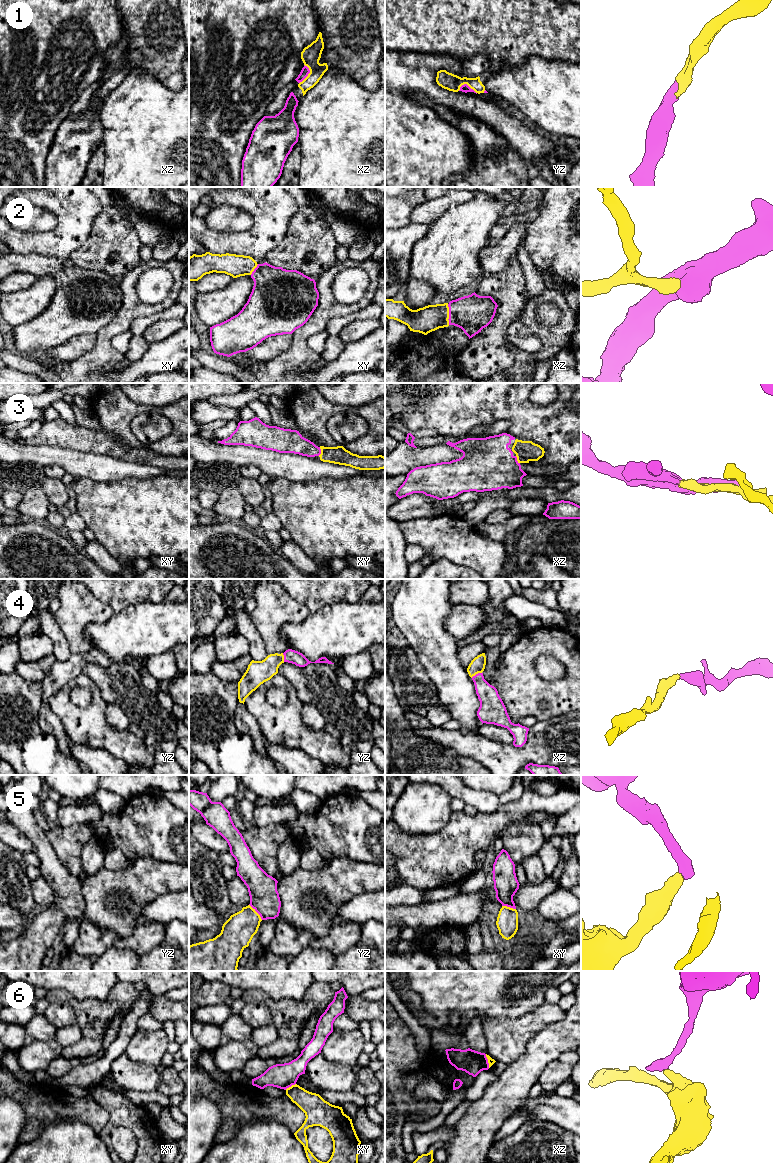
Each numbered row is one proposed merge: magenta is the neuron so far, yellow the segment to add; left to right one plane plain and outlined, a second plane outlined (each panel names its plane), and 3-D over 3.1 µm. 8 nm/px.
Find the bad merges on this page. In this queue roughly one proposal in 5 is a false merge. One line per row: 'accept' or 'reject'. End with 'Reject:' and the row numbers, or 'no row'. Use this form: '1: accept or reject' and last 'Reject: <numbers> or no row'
1: accept
2: accept
3: accept
4: accept
5: accept
6: reject
Reject: 6

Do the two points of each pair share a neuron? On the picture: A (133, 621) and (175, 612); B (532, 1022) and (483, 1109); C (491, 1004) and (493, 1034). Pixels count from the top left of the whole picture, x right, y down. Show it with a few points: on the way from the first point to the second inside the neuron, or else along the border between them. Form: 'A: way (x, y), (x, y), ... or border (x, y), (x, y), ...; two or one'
A: way (143, 621), (165, 621); one
B: border (526, 1044), (526, 1050), (507, 1064); two
C: border (516, 1017), (508, 1019), (486, 1018), (482, 1022); two

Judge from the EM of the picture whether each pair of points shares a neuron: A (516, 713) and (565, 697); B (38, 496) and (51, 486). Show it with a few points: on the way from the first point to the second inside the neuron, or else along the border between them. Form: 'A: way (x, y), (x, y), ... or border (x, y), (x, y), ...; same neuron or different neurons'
A: way (528, 701), (532, 697), (553, 697); same neuron
B: border (39, 485), (45, 492), (48, 500), (48, 514); different neurons

